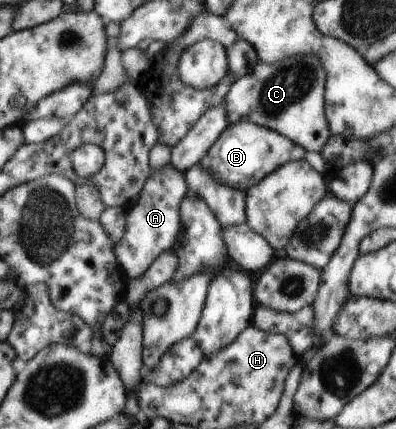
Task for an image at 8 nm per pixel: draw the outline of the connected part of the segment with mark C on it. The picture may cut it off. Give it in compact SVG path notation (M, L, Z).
M292 55L276 63L257 64L236 80L225 95L228 124L245 120L281 133L301 145L306 153L321 154L330 140L325 119L325 69L314 55Z

